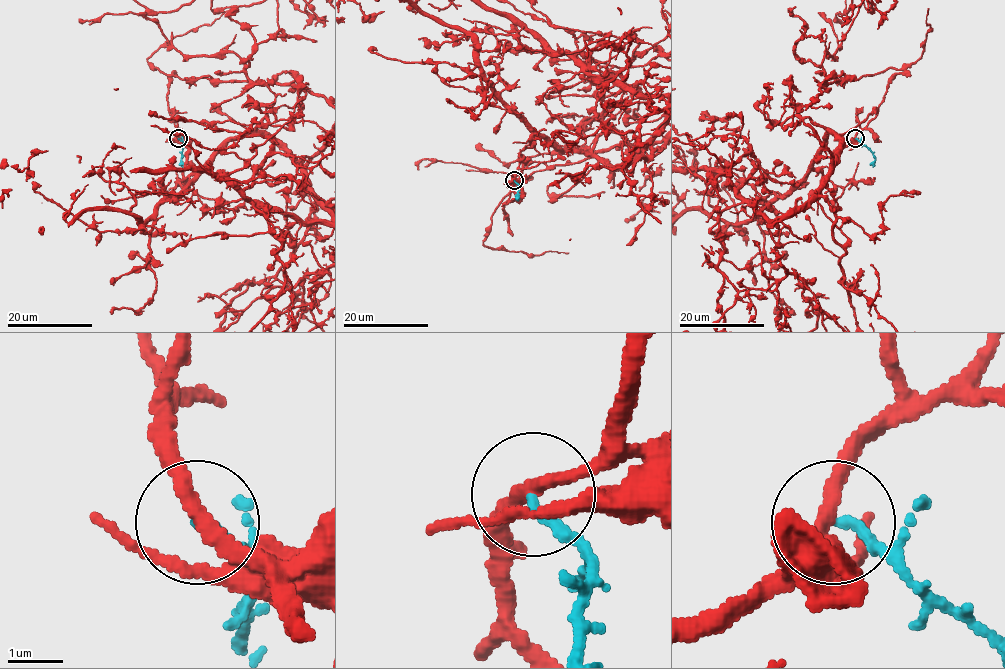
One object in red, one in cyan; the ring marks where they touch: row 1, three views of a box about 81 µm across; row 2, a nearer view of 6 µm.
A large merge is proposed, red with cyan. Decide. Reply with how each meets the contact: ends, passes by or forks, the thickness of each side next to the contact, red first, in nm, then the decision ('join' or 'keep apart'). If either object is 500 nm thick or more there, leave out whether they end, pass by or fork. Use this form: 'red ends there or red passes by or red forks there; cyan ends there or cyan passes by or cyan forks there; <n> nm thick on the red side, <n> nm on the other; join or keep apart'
red passes by; cyan ends there; 280 nm thick on the red side, 160 nm on the other; keep apart

